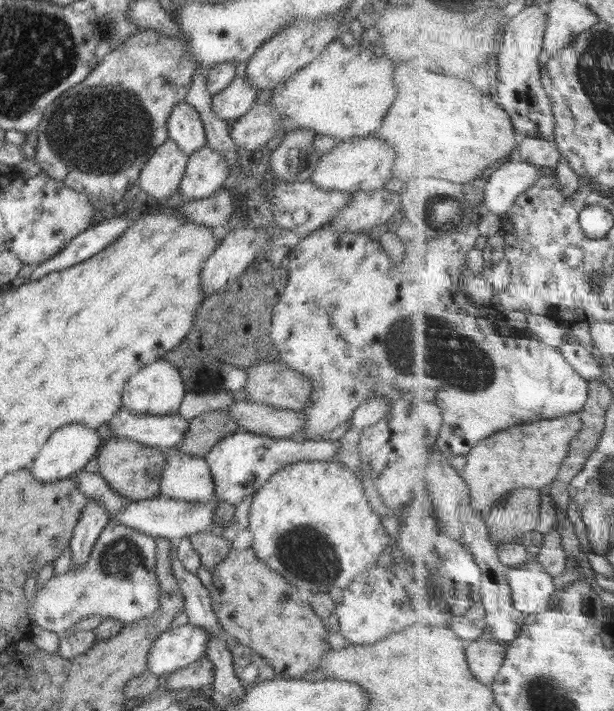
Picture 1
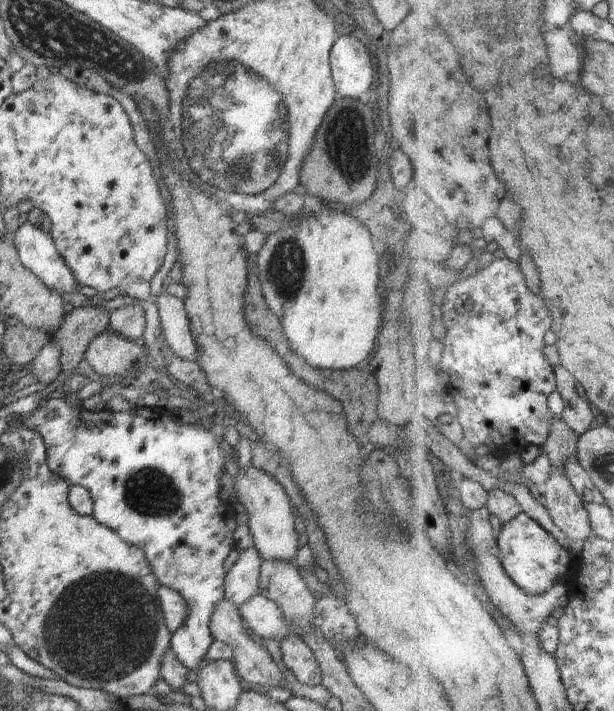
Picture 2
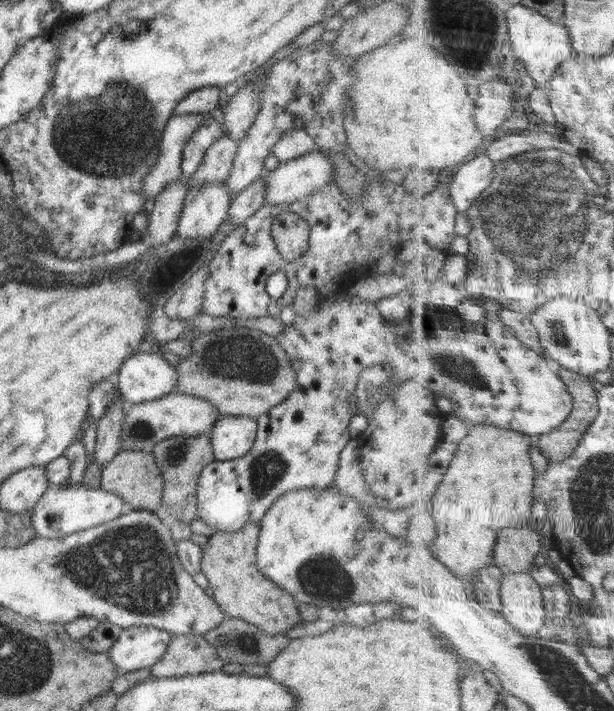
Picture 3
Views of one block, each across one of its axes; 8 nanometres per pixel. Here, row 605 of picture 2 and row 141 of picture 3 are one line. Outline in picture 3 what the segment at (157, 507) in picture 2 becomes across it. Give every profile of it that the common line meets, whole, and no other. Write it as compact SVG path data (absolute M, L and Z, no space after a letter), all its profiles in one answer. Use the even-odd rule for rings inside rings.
M208 117L194 134L186 141L182 151L181 169L184 178L192 177L192 174L198 170L202 164L204 155L212 143L225 133L220 127L220 122L214 117Z

